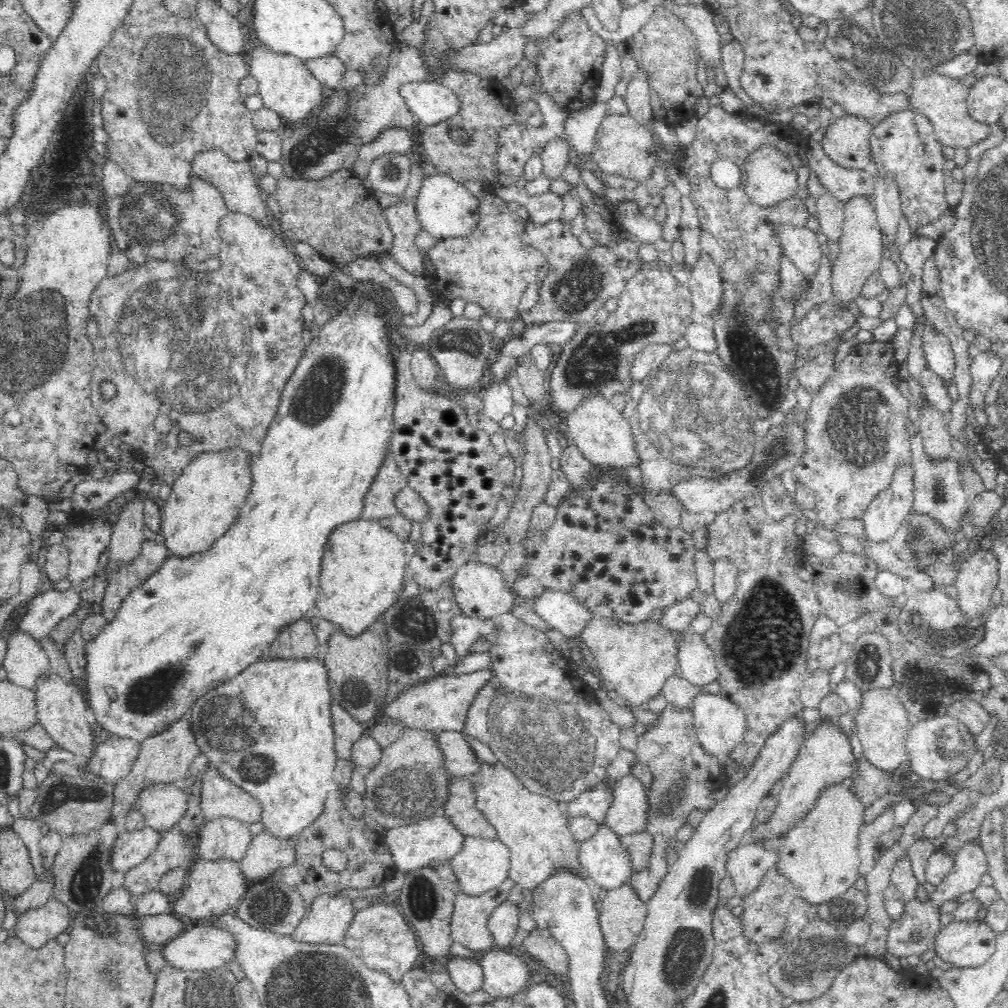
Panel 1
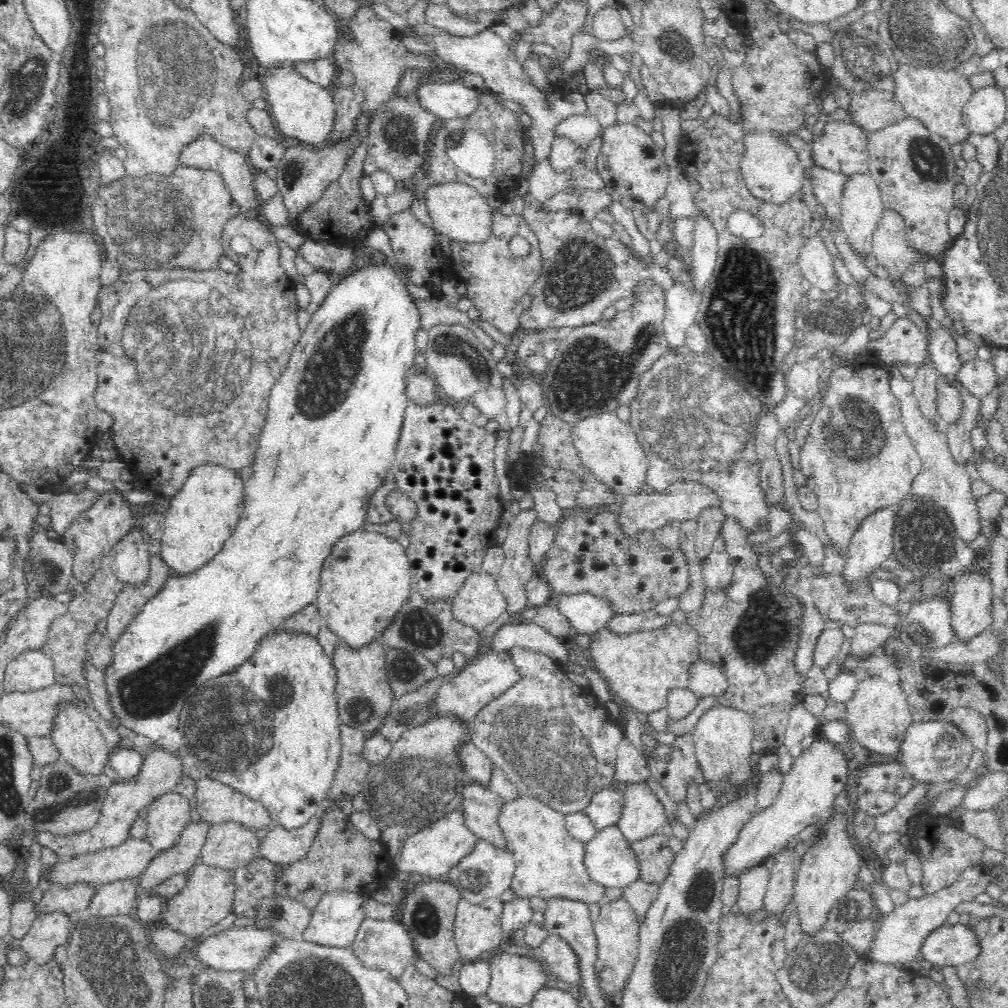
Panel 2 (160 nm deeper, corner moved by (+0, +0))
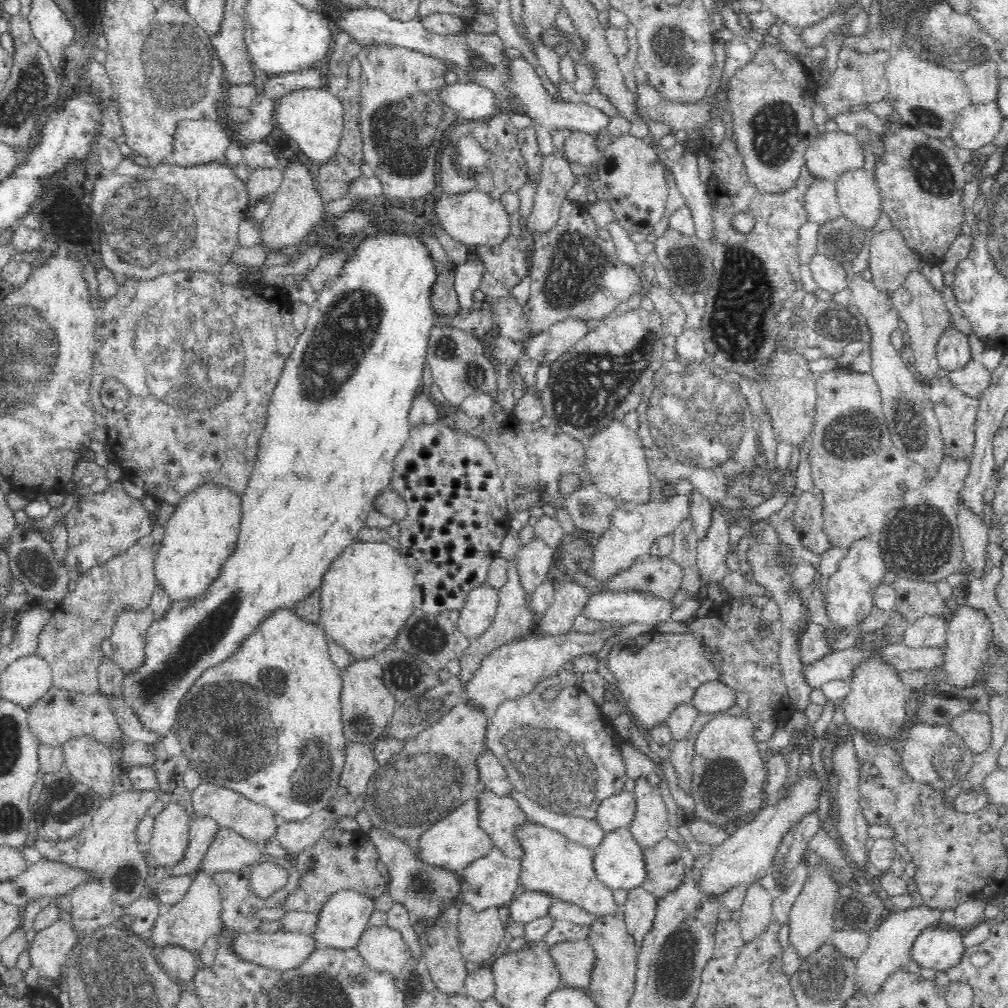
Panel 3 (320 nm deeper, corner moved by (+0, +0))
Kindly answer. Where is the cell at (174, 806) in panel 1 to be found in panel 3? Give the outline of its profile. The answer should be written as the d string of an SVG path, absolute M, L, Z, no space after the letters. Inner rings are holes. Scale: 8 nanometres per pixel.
M168 804L162 812L153 818L152 838L145 848L147 856L153 858L160 867L174 866L176 862L180 862L180 859L184 858L186 848L188 848L188 824L190 824L190 820L188 820L186 810L182 806Z

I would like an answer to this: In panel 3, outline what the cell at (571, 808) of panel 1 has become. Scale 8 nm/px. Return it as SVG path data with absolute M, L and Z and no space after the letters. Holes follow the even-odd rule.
M624 790L604 797L597 804L594 819L600 828L607 832L620 827L628 827L634 813L633 793Z

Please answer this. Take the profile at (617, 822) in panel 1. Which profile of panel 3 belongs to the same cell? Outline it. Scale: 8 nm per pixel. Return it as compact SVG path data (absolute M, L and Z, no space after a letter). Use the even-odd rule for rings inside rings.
M644 776L636 779L636 785L633 790L635 800L635 813L629 822L627 829L636 840L641 848L650 848L661 842L667 837L668 830L668 810L666 804L660 795L660 789L656 785L654 778L646 778Z

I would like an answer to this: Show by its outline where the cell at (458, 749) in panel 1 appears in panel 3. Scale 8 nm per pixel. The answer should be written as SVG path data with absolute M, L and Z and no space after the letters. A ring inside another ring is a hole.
M484 750L480 751L476 755L475 765L481 787L488 788L500 796L509 794L512 788L511 782L508 782L504 767L500 766L494 754Z

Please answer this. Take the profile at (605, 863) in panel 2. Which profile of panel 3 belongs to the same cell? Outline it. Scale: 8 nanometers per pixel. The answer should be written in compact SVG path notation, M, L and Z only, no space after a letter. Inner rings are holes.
M620 827L613 831L607 831L602 842L594 848L592 869L596 879L607 889L632 890L638 888L646 880L646 865L644 865L644 852L632 837L627 827Z

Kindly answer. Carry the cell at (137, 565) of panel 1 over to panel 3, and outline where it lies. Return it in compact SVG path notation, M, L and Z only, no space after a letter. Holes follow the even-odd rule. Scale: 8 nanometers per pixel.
M155 581L154 592L148 606L144 608L126 607L115 617L108 638L111 641L113 658L122 672L140 666L145 657L145 632L148 625L168 610L172 598L160 581Z

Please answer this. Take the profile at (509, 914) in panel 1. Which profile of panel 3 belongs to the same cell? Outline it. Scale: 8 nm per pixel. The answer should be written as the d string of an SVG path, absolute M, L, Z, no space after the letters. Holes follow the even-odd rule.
M518 891L509 902L509 923L519 922L524 925L548 914L552 899L543 892Z

